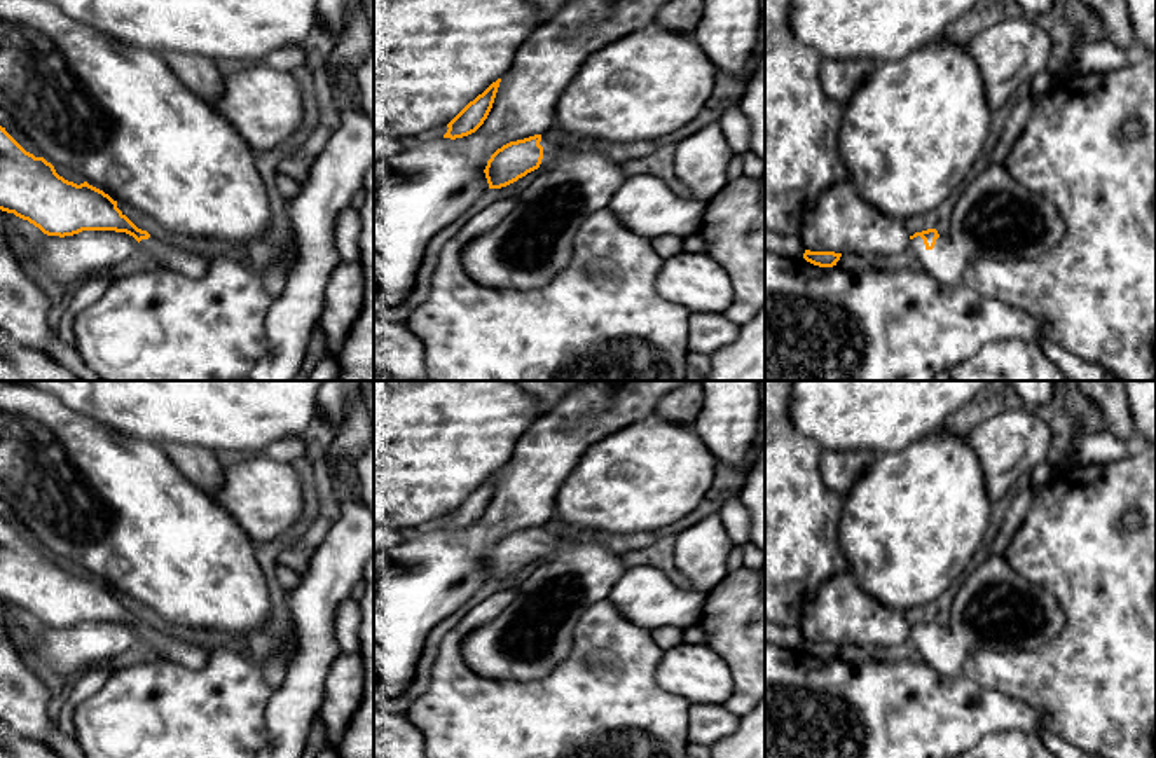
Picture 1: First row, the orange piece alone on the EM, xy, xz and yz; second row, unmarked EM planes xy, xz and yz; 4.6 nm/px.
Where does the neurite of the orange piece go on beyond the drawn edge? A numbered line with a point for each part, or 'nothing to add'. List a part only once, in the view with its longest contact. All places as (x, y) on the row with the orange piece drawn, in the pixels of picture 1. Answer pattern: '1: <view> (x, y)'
1: yz (996, 217)

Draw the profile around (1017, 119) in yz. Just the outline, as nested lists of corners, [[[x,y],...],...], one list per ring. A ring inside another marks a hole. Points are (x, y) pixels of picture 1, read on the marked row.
[[[1034,93],[1022,96],[1022,100],[1009,112],[1001,138],[994,148],[992,164],[1004,164],[1011,147],[1022,134],[1025,124],[1029,122],[1041,98],[1042,94],[1034,94]]]

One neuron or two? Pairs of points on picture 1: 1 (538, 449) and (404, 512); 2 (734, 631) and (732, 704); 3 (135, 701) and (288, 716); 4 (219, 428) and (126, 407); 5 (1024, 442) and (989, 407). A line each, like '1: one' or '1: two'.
1: two
2: one
3: two
4: one
5: two

